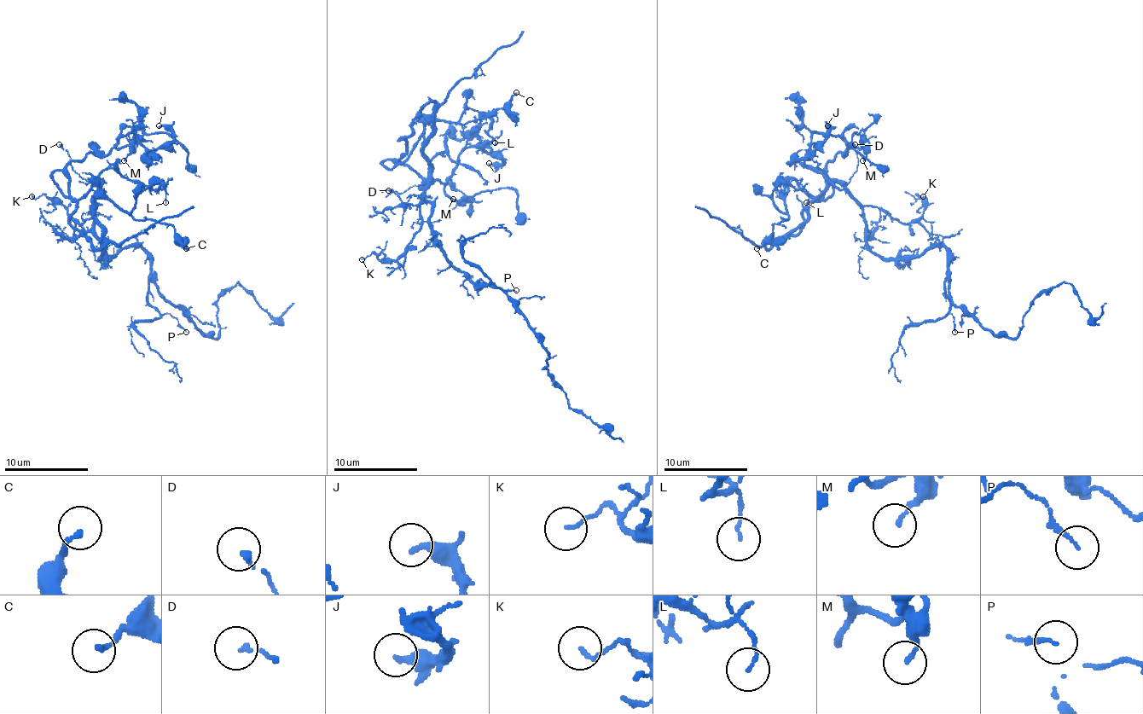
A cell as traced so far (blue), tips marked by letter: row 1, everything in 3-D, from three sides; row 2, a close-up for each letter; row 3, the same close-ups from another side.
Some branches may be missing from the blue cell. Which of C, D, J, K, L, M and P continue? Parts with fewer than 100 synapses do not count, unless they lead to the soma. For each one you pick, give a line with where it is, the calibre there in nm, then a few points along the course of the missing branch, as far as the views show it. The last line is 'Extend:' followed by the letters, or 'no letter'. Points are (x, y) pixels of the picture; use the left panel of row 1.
Extend: no letter

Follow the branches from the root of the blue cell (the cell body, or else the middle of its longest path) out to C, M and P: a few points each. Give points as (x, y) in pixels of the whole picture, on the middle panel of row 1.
C: (421, 199), (434, 105), (424, 107), (399, 140), (409, 153), (426, 124), (484, 119), (516, 92)
M: (421, 199), (432, 102), (399, 140), (405, 153), (397, 161), (438, 180), (459, 200), (453, 199)
P: (421, 199), (432, 205), (432, 240), (453, 265), (474, 282), (478, 280), (478, 287), (495, 284), (516, 290)

